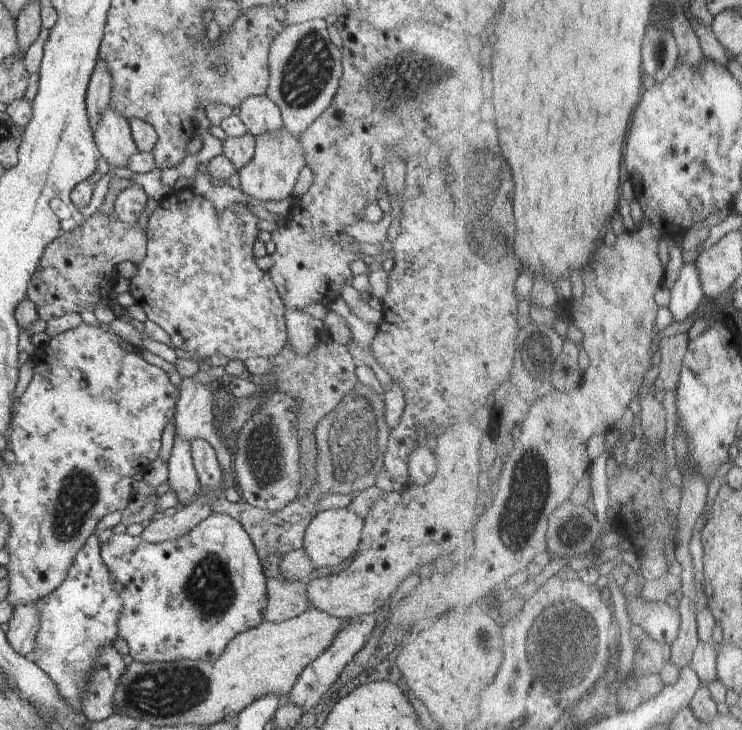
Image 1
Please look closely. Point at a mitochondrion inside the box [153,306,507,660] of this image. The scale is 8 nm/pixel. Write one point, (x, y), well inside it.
(209, 587)

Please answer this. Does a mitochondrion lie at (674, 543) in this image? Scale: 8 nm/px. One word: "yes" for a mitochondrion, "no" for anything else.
no

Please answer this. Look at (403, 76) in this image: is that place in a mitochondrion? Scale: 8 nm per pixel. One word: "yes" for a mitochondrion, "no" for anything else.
yes

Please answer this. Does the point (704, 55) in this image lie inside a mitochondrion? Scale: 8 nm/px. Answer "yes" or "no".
no

